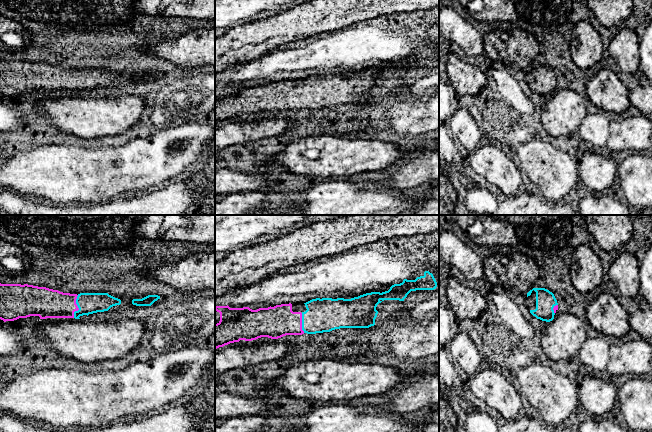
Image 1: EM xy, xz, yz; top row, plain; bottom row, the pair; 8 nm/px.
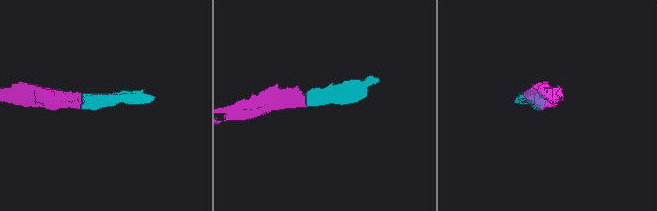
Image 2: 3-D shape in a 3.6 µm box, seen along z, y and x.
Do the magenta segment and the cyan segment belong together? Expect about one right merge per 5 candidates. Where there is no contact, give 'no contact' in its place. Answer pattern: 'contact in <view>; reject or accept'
contact in xy; accept

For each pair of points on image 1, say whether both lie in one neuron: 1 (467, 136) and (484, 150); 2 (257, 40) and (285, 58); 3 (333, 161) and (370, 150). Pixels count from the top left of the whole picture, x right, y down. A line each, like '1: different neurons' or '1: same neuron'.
1: different neurons
2: different neurons
3: same neuron

